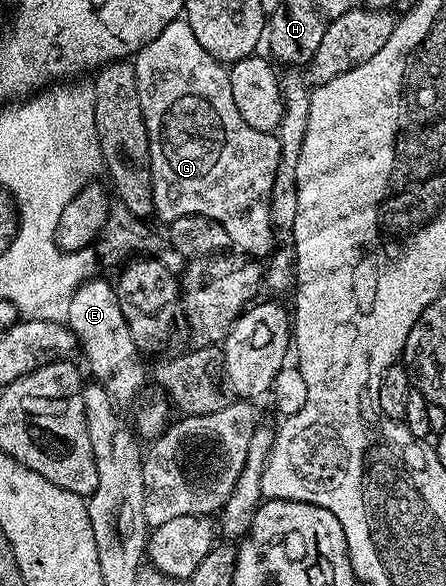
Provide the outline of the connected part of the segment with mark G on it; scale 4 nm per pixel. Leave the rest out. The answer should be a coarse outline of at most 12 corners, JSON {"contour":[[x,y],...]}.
{"contour":[[184,19],[131,64],[156,219],[275,249],[279,139]]}

